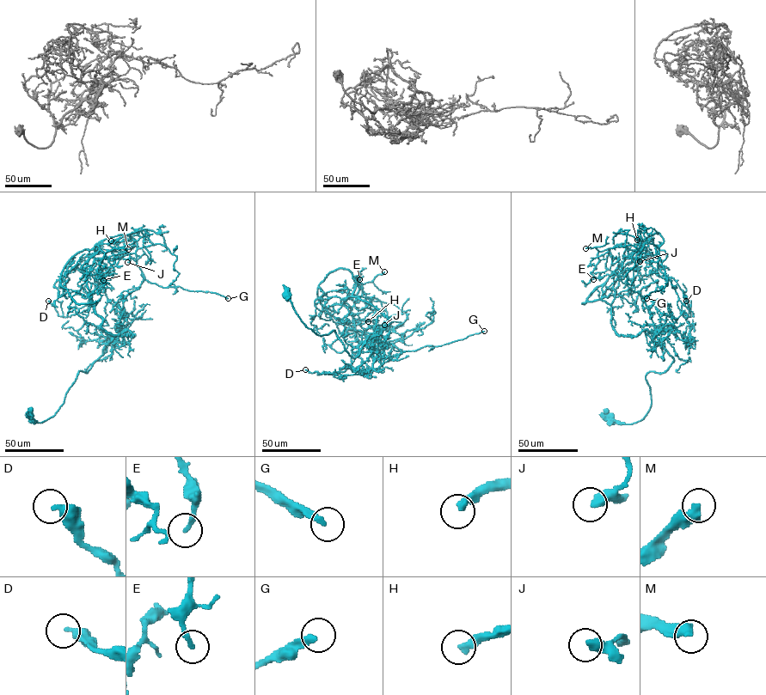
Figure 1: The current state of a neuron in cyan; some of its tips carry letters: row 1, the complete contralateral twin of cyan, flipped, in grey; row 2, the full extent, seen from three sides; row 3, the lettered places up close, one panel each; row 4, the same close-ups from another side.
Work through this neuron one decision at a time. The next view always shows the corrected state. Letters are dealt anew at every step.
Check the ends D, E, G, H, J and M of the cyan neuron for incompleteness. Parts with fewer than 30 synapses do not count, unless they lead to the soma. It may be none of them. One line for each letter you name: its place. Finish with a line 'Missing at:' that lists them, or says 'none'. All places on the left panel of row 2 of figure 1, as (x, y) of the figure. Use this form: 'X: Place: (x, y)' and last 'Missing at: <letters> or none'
E: Place: (103, 280)
G: Place: (228, 298)
M: Place: (128, 249)
Missing at: E, G, M

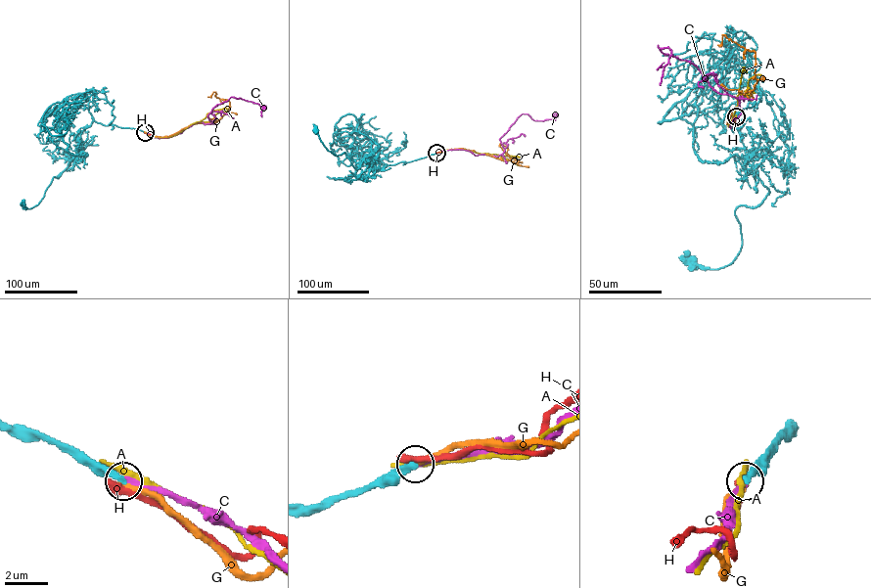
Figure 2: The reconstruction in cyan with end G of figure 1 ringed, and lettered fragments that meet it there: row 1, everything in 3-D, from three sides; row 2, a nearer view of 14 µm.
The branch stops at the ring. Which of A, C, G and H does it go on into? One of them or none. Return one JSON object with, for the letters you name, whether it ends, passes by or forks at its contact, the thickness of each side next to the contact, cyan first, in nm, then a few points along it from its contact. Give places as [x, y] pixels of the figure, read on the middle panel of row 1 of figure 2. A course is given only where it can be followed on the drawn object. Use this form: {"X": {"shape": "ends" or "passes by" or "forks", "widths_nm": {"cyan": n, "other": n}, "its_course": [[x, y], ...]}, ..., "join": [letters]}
{"C": {"shape": "ends", "widths_nm": {"cyan": 300, "other": 240}, "its_course": [[436, 153], [460, 149], [498, 157], [504, 151], [499, 139], [520, 115], [543, 120], [553, 114]]}, "join": ["C"]}

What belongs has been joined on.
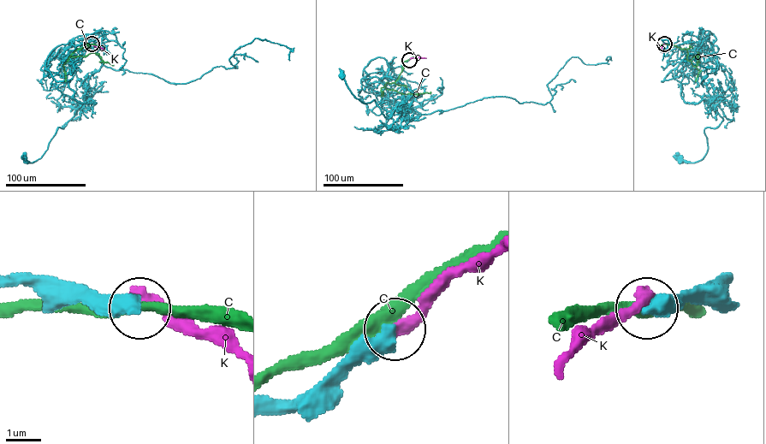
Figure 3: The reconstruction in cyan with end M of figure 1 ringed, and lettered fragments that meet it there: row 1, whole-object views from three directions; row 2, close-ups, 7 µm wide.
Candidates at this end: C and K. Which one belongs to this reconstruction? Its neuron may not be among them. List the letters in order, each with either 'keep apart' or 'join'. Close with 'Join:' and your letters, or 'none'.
C: keep apart
K: keep apart
Join: none

